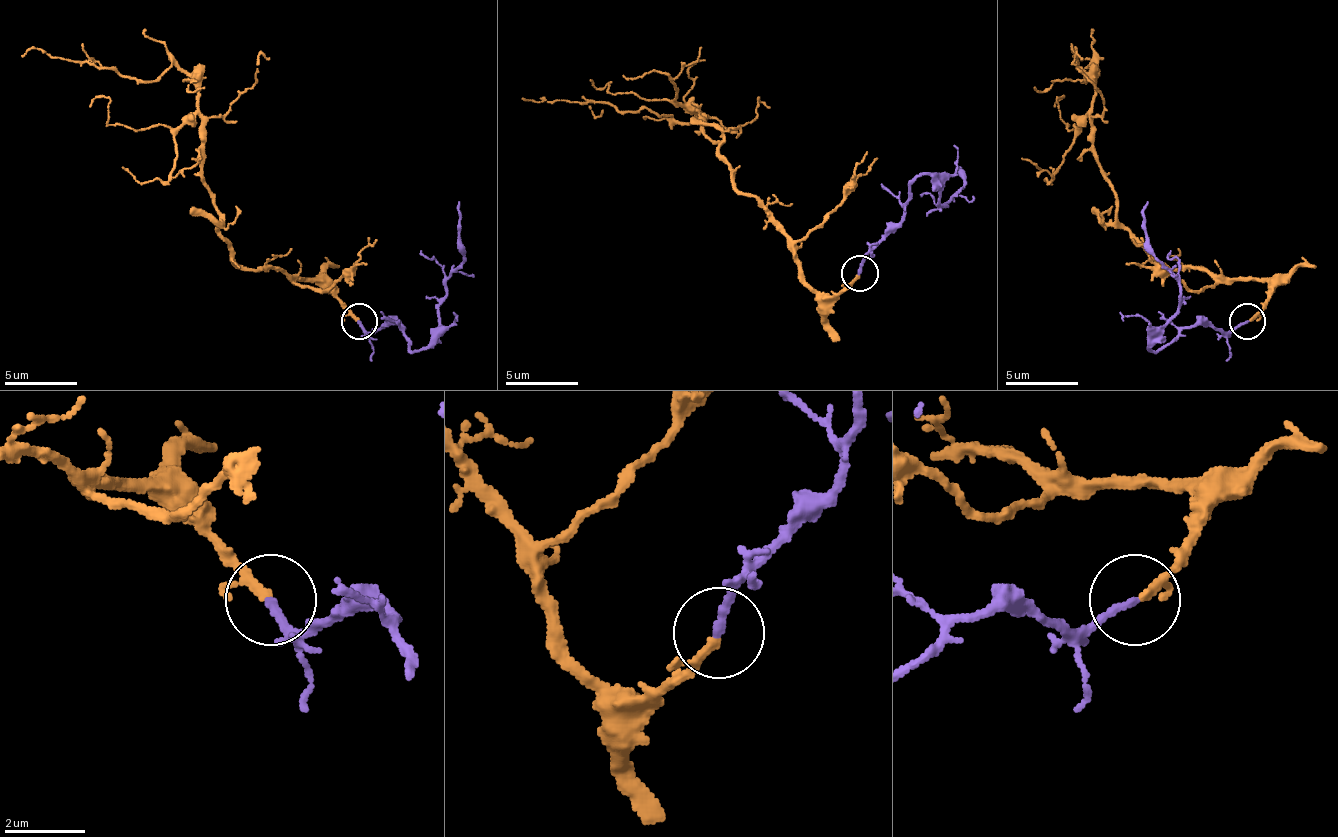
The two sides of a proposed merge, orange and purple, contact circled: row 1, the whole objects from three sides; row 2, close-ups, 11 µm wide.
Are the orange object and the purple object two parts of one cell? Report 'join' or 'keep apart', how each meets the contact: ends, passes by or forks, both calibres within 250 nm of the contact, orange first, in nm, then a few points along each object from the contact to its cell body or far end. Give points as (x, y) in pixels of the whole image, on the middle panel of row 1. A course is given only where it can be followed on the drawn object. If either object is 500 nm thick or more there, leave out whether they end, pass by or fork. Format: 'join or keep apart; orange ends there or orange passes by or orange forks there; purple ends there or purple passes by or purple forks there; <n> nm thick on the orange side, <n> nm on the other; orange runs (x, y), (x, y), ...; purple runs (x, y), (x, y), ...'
join; orange passes by; purple ends there; 140 nm thick on the orange side, 200 nm on the other; orange runs (858, 274), (840, 292), (818, 292), (804, 277), (793, 237), (742, 194), (702, 117), (520, 99); purple runs (858, 274), (898, 223), (909, 186), (924, 175), (946, 205), (964, 179), (960, 172)

